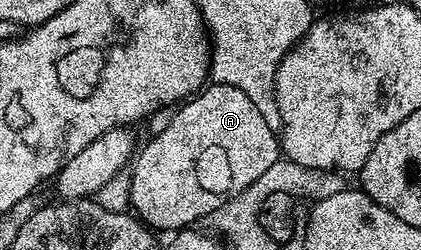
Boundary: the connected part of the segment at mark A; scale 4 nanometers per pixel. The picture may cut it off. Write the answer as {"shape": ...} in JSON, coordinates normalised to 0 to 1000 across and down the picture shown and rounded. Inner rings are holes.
{"shape":[[[492,336],[439,412],[425,416],[404,456],[399,508],[354,556],[359,564],[340,596],[335,584],[325,600],[306,680],[306,832],[366,924],[430,924],[458,904],[466,892],[461,884],[487,852],[492,864],[518,836],[530,792],[613,724],[627,684],[644,676],[665,640],[663,536],[637,508],[608,412],[599,412],[580,364],[549,340]]]}

